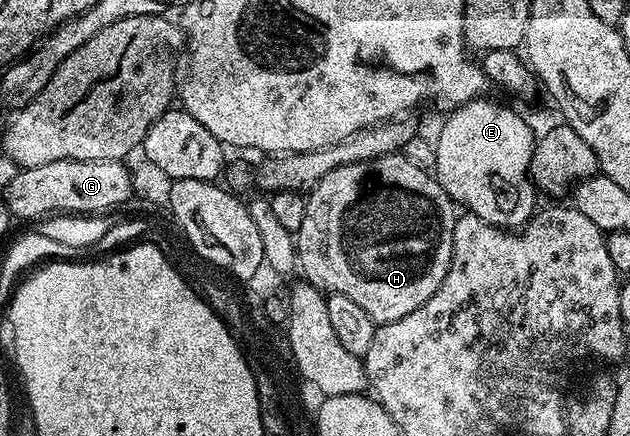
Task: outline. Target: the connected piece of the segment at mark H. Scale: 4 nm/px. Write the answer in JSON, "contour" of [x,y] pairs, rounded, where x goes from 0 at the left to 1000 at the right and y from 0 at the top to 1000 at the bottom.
{"contour":[[[638,349],[605,356],[598,365],[535,383],[522,401],[516,401],[516,411],[500,424],[500,431],[486,445],[486,454],[484,505],[479,507],[473,534],[467,537],[471,617],[479,642],[513,665],[514,674],[533,672],[560,686],[560,695],[570,697],[579,711],[579,722],[586,722],[586,732],[595,736],[597,748],[624,741],[630,732],[643,732],[643,722],[649,722],[649,713],[662,713],[662,704],[668,704],[668,695],[679,690],[687,677],[687,667],[694,667],[694,658],[700,658],[719,594],[719,530],[722,528],[725,472],[716,459],[716,450],[700,429],[697,413],[679,390],[656,383],[656,374],[649,374],[649,365],[643,365]]]}

